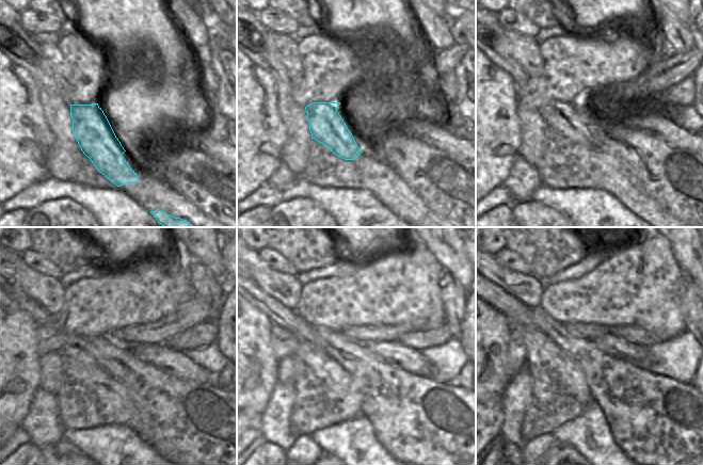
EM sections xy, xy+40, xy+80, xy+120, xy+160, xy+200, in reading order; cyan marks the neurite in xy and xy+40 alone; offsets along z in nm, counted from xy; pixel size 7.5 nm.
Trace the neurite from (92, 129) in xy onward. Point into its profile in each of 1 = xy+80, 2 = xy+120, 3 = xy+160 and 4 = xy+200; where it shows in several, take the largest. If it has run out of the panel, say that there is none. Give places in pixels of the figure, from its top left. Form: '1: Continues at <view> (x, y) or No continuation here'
1: Continues at xy+80 (561, 117)
2: Continues at xy+120 (76, 348)
3: Continues at xy+160 (280, 315)
4: Continues at xy+200 (514, 310).

